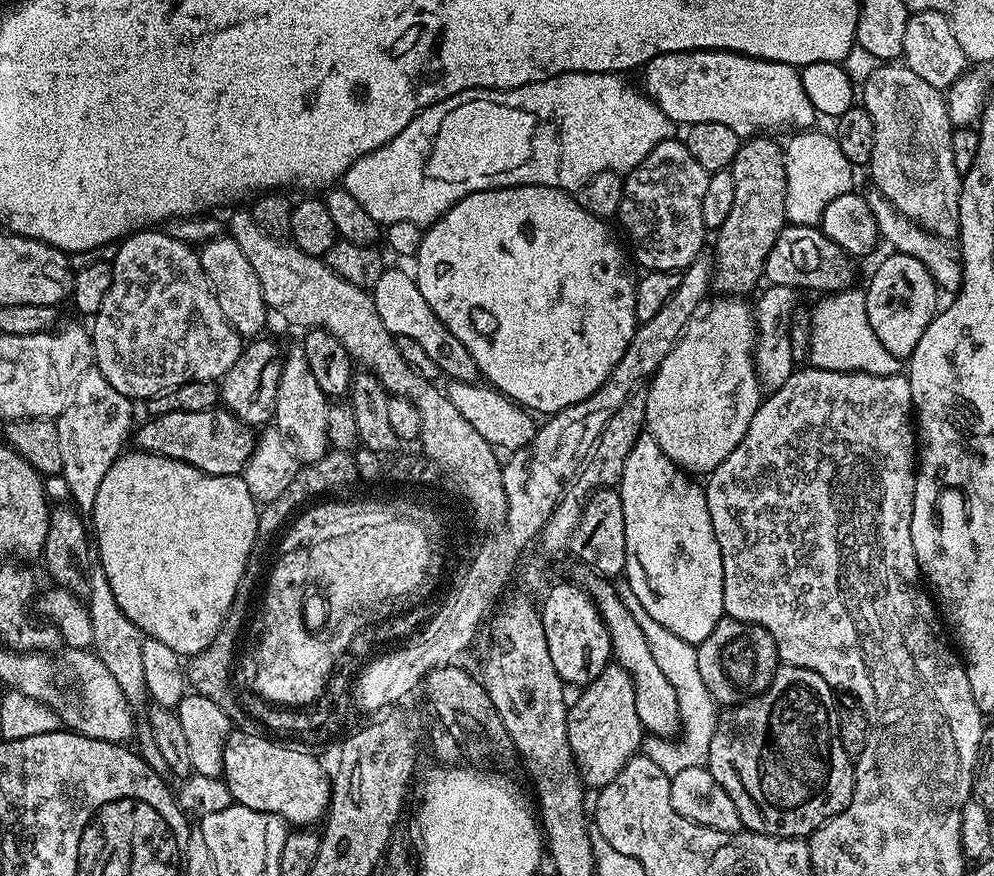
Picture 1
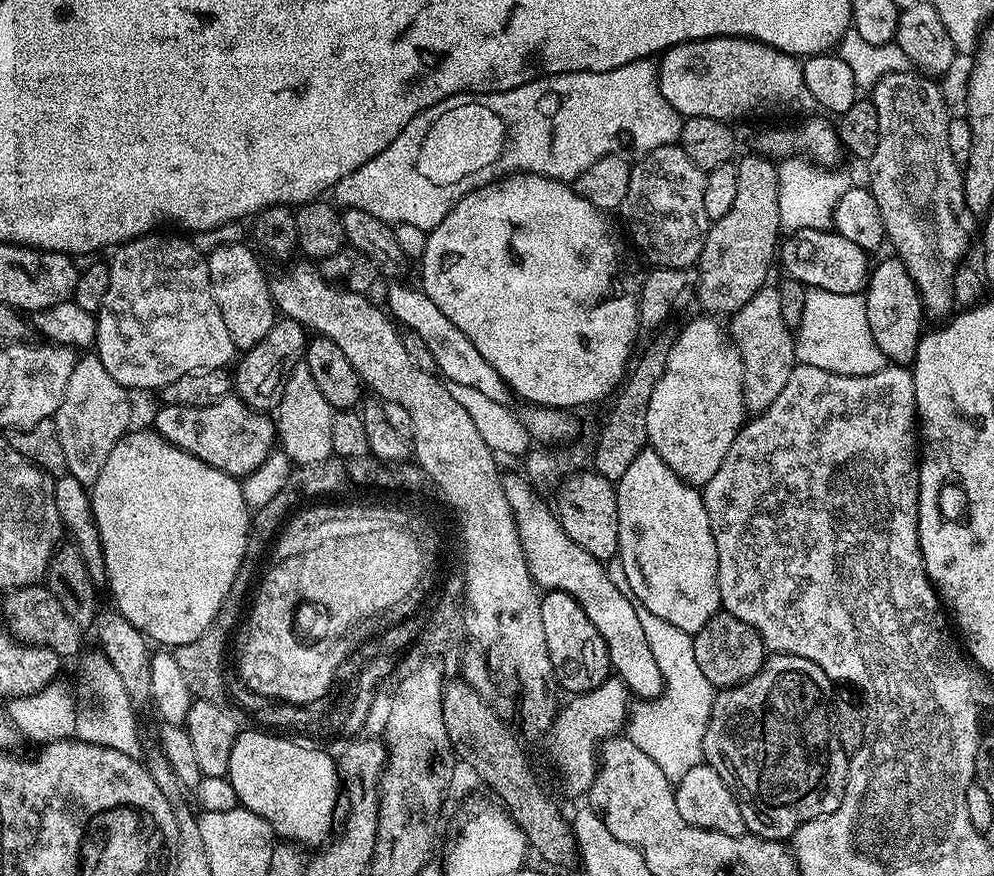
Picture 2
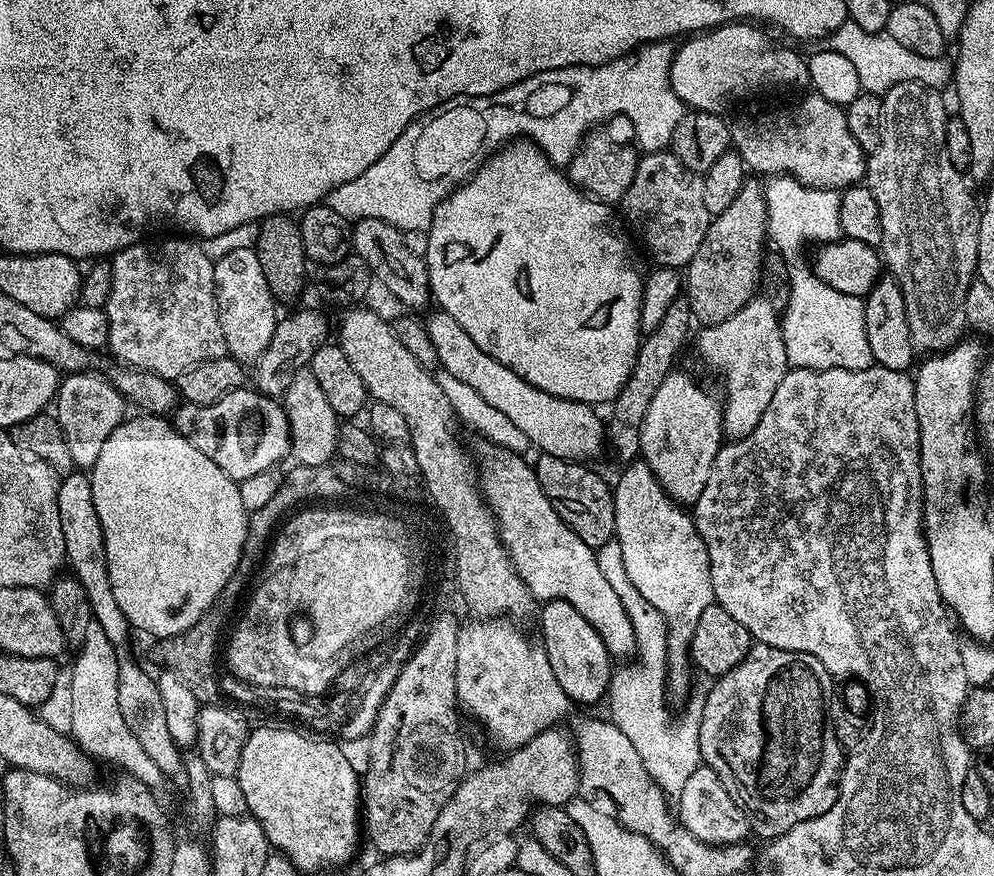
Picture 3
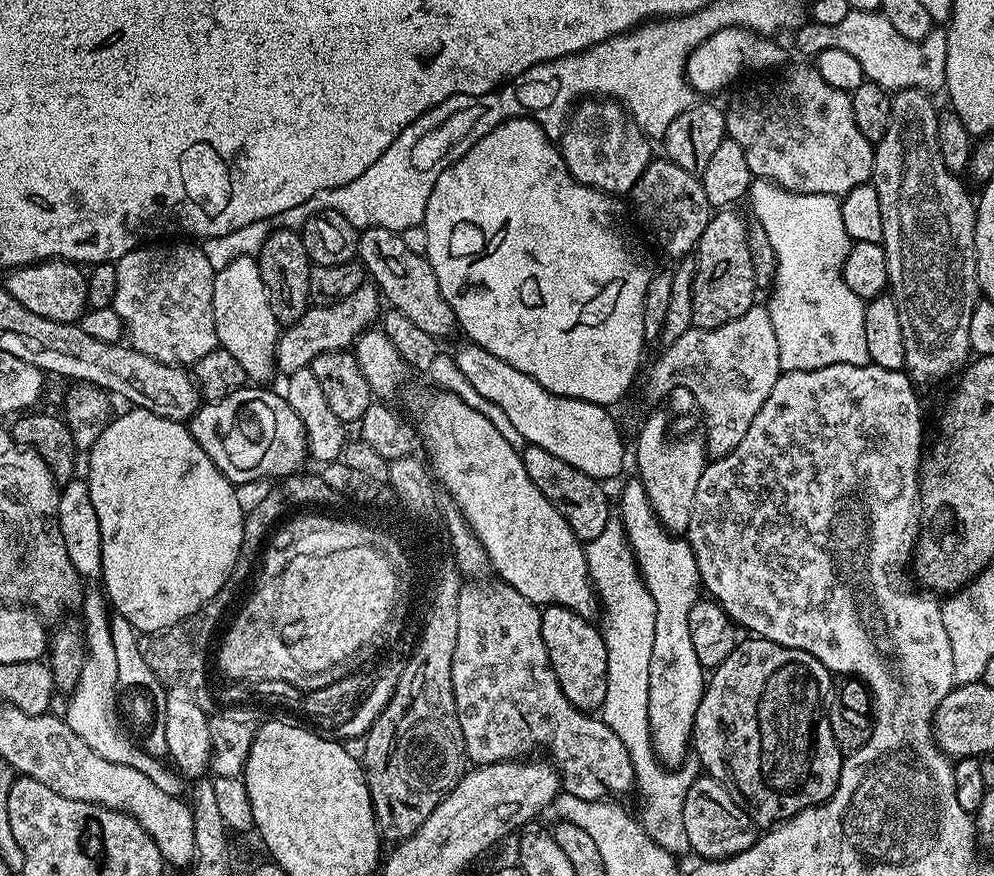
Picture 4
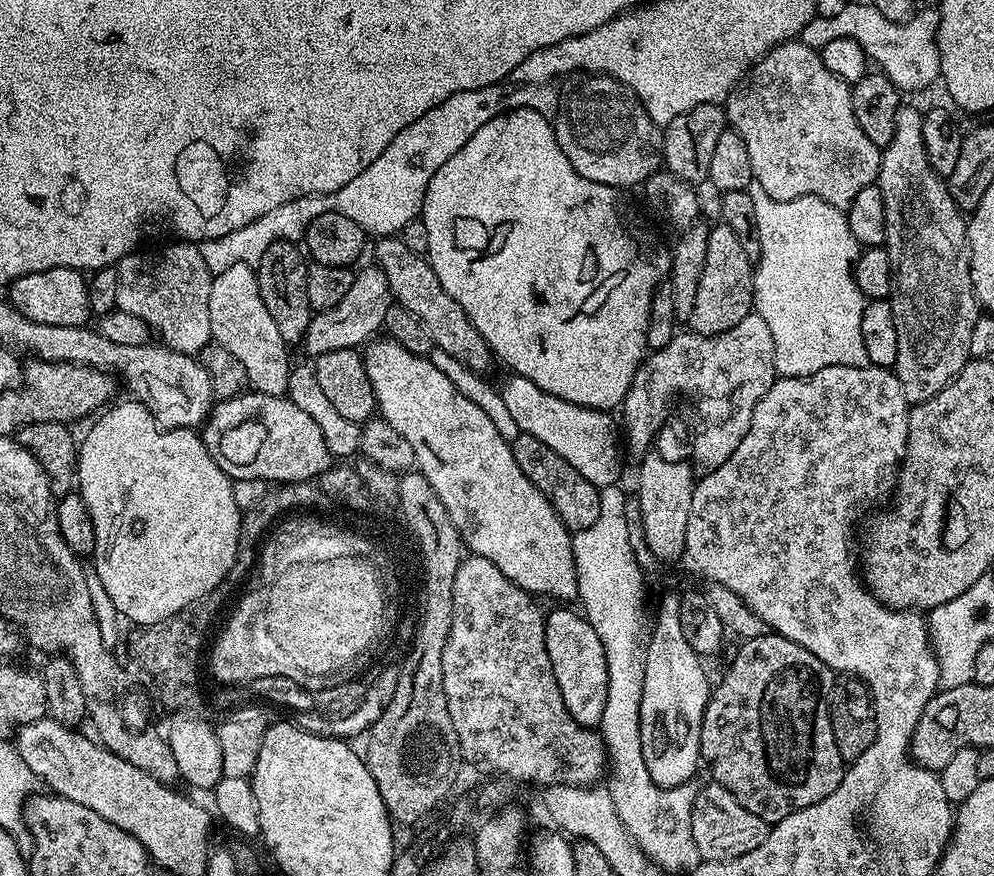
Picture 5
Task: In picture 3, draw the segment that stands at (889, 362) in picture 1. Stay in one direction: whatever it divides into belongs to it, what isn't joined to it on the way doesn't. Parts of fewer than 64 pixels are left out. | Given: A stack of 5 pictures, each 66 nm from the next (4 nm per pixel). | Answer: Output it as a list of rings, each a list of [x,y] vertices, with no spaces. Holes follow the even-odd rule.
[[[793,263],[788,270],[792,289],[788,305],[782,310],[780,329],[786,342],[786,358],[792,368],[814,370],[866,370],[873,367],[870,341],[866,338],[864,301],[842,294],[816,277],[807,263]]]

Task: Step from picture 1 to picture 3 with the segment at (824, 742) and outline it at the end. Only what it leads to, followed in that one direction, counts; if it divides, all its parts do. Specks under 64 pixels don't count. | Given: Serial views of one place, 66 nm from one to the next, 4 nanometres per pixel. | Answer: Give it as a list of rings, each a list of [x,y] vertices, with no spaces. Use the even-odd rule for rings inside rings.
[[[756,642],[734,670],[711,681],[712,689],[704,696],[698,730],[701,761],[718,774],[730,798],[734,798],[746,814],[749,829],[755,835],[757,832],[764,836],[765,841],[786,834],[786,830],[798,826],[798,822],[826,814],[838,798],[846,756],[826,711],[826,701],[834,692],[832,683],[832,673],[818,662],[818,658]]]

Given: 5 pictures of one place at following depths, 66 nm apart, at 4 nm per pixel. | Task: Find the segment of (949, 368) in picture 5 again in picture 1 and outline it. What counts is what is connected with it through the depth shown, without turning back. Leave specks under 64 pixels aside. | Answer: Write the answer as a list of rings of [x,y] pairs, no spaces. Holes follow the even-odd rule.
[[[884,62],[862,83],[864,100],[862,106],[874,122],[874,150],[872,151],[872,180],[875,191],[893,204],[913,224],[919,224],[935,236],[956,238],[959,234],[958,196],[962,173],[954,166],[954,154],[950,142],[954,125],[948,116],[948,102],[941,89],[930,86],[900,62]]]

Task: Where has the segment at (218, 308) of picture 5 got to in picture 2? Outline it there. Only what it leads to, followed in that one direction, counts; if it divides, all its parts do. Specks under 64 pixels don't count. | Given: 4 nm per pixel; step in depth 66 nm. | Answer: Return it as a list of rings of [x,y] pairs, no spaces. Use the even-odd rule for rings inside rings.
[[[244,242],[223,244],[206,256],[214,302],[218,302],[222,310],[222,322],[226,322],[226,330],[230,330],[237,350],[253,348],[270,334],[278,319],[278,309],[268,289],[269,277],[264,276],[259,258],[246,245]]]

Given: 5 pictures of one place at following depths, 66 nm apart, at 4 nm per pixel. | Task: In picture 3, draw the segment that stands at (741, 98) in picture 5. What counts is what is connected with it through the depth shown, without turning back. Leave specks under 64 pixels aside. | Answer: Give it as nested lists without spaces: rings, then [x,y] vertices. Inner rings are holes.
[[[817,94],[802,97],[800,105],[789,112],[768,116],[757,124],[740,120],[731,130],[731,147],[743,158],[745,169],[768,176],[792,176],[806,188],[843,190],[865,179],[866,153],[850,134],[845,109]]]

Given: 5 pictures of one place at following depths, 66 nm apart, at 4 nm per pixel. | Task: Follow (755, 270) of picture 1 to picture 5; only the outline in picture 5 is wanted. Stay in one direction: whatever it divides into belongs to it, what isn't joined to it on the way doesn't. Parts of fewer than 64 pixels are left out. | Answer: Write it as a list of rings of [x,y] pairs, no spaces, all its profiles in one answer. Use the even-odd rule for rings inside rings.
[[[723,222],[709,227],[706,242],[706,266],[702,266],[702,278],[698,281],[698,294],[694,294],[694,310],[690,310],[690,318],[686,324],[691,331],[703,336],[722,334],[730,330],[730,326],[738,326],[742,318],[753,315],[754,293],[752,278],[754,261],[742,250],[742,242],[738,242],[738,234],[730,230]]]

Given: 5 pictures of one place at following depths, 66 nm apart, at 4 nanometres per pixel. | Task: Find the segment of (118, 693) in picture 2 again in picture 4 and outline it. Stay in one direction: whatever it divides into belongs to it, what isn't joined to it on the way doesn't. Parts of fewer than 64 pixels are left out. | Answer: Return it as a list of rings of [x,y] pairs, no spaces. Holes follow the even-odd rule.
[[[92,590],[87,591],[84,596],[84,603],[82,605],[82,613],[84,612],[84,620],[82,619],[82,626],[85,635],[85,649],[87,656],[84,659],[84,664],[82,668],[82,674],[79,675],[78,686],[72,690],[69,699],[70,702],[66,708],[66,713],[64,713],[64,719],[70,726],[74,734],[81,738],[96,754],[105,758],[108,762],[115,762],[118,765],[132,766],[132,768],[139,770],[142,774],[146,775],[154,782],[154,786],[157,786],[158,790],[165,791],[166,794],[170,794],[172,797],[178,797],[183,799],[190,790],[189,779],[171,765],[164,763],[161,759],[154,758],[152,755],[148,755],[143,749],[139,748],[134,742],[133,744],[126,738],[118,736],[118,726],[114,722],[114,716],[112,714],[112,708],[114,712],[114,707],[116,704],[116,699],[114,700],[114,694],[116,695],[117,689],[117,663],[116,655],[114,651],[114,645],[112,644],[112,634],[110,626],[110,608],[107,603],[107,599],[101,591]]]

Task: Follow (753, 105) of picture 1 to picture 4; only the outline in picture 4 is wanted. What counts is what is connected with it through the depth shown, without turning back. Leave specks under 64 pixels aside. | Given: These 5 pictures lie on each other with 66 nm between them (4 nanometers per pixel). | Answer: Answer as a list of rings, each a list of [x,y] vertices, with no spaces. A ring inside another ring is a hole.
[[[723,28],[702,42],[688,59],[688,84],[697,94],[720,92],[732,84],[743,72],[764,72],[767,68],[779,69],[785,63],[784,52],[775,39],[750,32],[746,28]]]

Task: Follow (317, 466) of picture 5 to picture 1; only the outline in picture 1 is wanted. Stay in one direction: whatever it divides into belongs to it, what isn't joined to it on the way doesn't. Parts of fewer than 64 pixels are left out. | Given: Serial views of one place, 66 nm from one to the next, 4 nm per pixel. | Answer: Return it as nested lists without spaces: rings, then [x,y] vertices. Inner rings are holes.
[[[219,407],[197,412],[171,412],[145,421],[134,432],[137,449],[181,460],[211,476],[241,475],[256,445],[257,433],[233,412]]]

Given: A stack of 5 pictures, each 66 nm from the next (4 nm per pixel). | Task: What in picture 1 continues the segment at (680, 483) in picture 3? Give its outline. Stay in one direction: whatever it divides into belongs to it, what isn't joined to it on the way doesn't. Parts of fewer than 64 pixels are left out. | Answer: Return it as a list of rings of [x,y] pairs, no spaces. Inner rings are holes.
[[[705,298],[688,319],[680,340],[666,354],[659,370],[646,388],[647,435],[662,446],[662,454],[689,474],[711,474],[742,442],[754,414],[760,408],[762,385],[756,370],[754,349],[758,343],[758,329],[754,312],[740,298]]]

